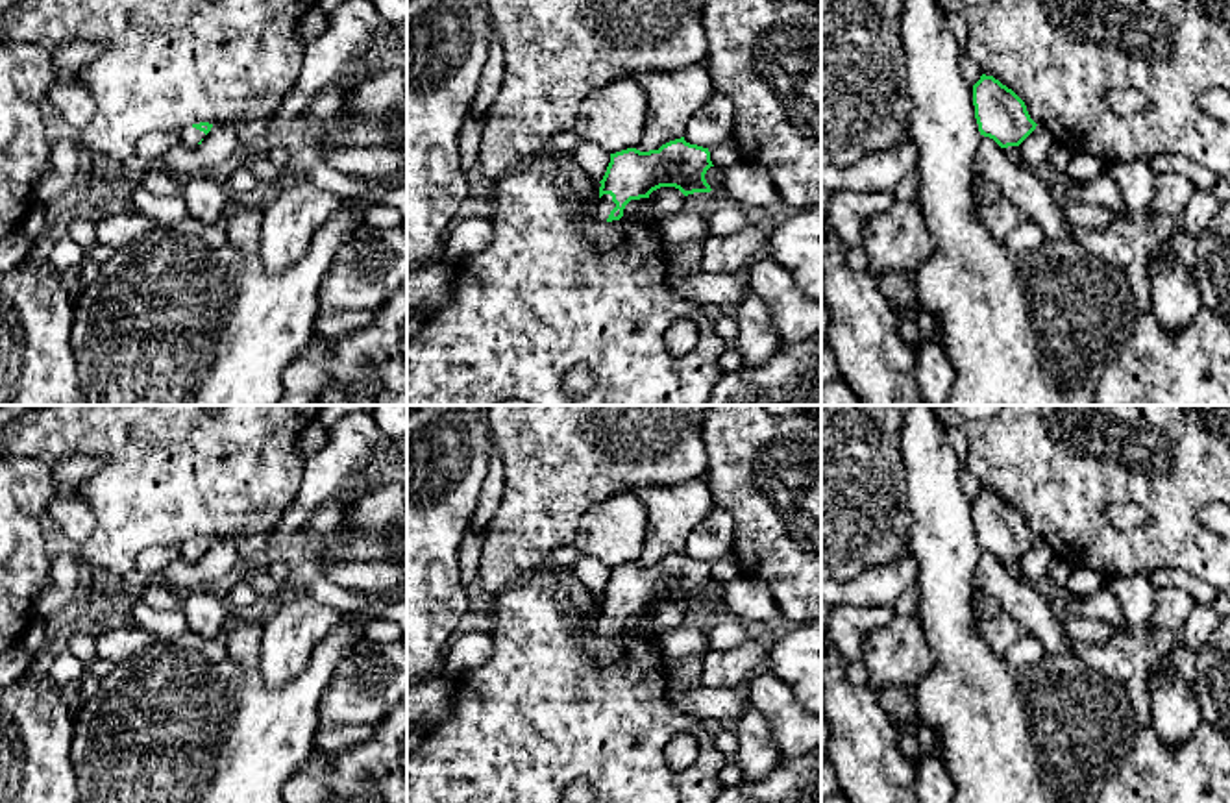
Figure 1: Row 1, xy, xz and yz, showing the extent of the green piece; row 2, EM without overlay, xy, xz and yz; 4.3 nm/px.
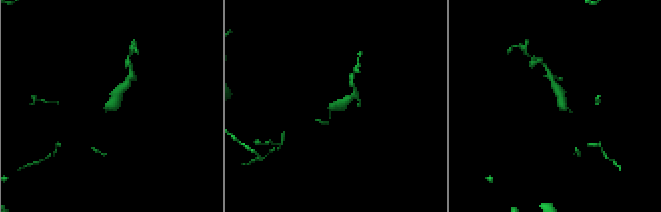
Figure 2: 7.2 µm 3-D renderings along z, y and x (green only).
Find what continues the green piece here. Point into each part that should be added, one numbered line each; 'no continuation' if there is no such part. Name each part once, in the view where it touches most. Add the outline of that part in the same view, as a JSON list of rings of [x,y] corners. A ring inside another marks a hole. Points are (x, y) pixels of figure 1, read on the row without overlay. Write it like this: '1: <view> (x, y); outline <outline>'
1: xz (605, 618); outline [[[603,609],[594,622],[594,633],[607,635],[614,622],[616,622],[616,618],[612,616],[612,611]]]

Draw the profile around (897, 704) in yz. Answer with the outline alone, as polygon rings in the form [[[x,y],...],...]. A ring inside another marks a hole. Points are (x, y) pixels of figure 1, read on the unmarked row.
[[[886,686],[882,692],[875,694],[882,710],[888,714],[903,755],[917,770],[923,762],[923,753],[916,736],[916,705],[914,696],[904,692],[901,686]]]

